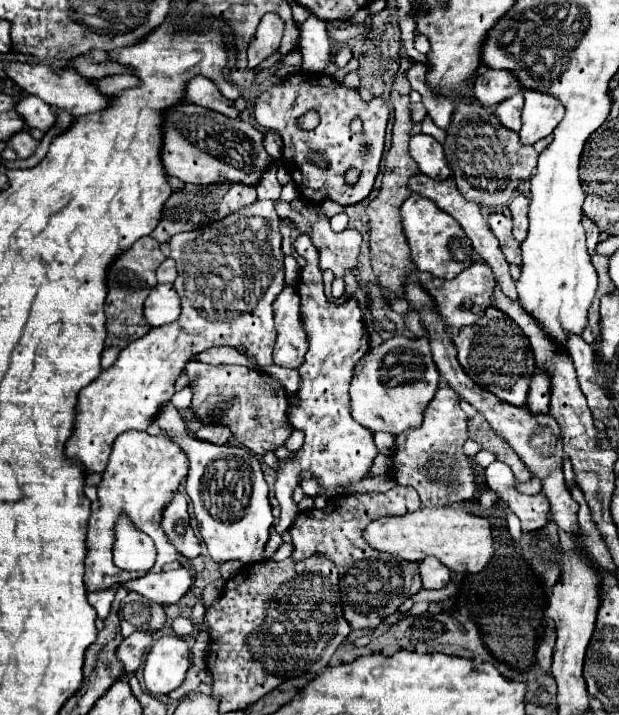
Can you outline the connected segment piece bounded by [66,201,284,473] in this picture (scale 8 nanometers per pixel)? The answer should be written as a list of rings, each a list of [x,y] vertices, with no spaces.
[[[258,201],[222,221],[216,221],[214,225],[178,233],[170,239],[170,257],[178,267],[178,279],[174,287],[182,299],[182,313],[176,321],[162,327],[152,327],[146,337],[132,341],[126,349],[120,351],[112,367],[104,369],[100,377],[96,377],[88,387],[80,391],[76,403],[78,409],[74,415],[74,431],[66,441],[68,459],[80,461],[88,473],[102,473],[106,469],[114,439],[130,429],[146,431],[160,405],[174,395],[174,383],[184,369],[184,363],[210,347],[244,347],[244,353],[256,361],[260,371],[272,365],[272,347],[276,341],[272,303],[284,289],[284,253],[280,249],[282,237],[278,223],[280,217],[276,213],[274,201]]]

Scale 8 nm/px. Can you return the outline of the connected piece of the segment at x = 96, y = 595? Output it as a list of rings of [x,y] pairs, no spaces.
[[[116,587],[98,589],[98,591],[90,591],[88,593],[88,601],[96,609],[100,619],[104,619],[110,613],[110,603],[114,601],[114,593],[116,593]]]

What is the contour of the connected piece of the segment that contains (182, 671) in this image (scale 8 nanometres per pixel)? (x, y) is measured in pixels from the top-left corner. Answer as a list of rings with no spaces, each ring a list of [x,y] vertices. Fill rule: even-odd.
[[[160,637],[144,663],[144,685],[148,693],[168,695],[178,689],[190,669],[190,647],[188,643],[174,637]]]

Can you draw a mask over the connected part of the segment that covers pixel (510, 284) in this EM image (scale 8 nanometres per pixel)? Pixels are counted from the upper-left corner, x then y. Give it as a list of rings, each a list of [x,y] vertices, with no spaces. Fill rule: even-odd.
[[[416,173],[414,177],[410,177],[408,187],[410,187],[412,193],[420,193],[422,197],[432,199],[442,211],[446,211],[448,215],[452,215],[452,217],[462,225],[462,229],[466,231],[468,239],[472,241],[472,247],[474,247],[474,249],[478,251],[478,255],[492,267],[494,277],[498,279],[502,291],[504,291],[510,299],[518,299],[518,293],[516,293],[516,281],[512,279],[512,275],[510,275],[510,271],[508,271],[508,261],[504,259],[504,253],[500,251],[500,247],[498,247],[498,239],[492,235],[492,231],[490,231],[490,227],[488,227],[488,221],[482,217],[482,213],[480,213],[480,205],[474,203],[474,201],[466,201],[466,199],[458,193],[458,187],[456,187],[456,183],[454,183],[452,177],[448,177],[448,179],[444,179],[444,181],[436,181],[436,179],[432,179],[432,177],[424,175],[424,173]]]

